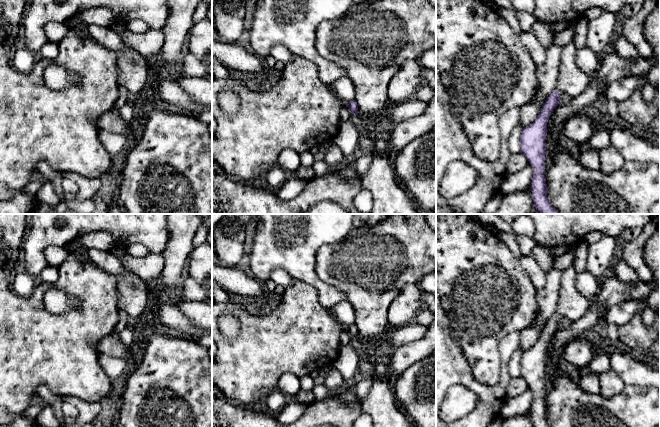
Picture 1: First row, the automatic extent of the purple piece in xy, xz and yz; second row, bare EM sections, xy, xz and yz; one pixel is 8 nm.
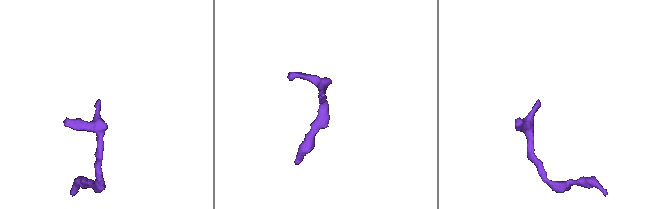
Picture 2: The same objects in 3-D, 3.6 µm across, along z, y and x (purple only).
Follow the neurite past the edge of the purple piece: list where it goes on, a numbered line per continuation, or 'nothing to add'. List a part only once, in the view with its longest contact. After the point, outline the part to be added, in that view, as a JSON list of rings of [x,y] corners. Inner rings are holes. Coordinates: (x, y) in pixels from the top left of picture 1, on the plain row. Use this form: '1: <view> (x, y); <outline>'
1: yz (571, 306); [[[574,264],[562,272],[560,290],[555,314],[566,323],[577,321],[585,316],[591,306],[591,300],[576,289],[577,272]]]

